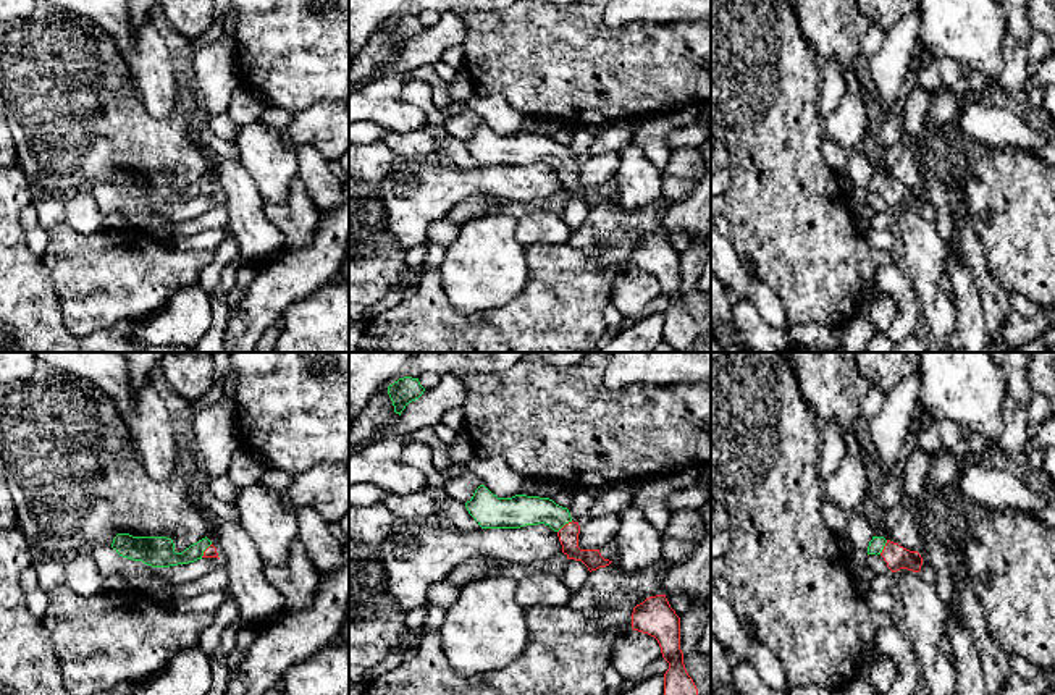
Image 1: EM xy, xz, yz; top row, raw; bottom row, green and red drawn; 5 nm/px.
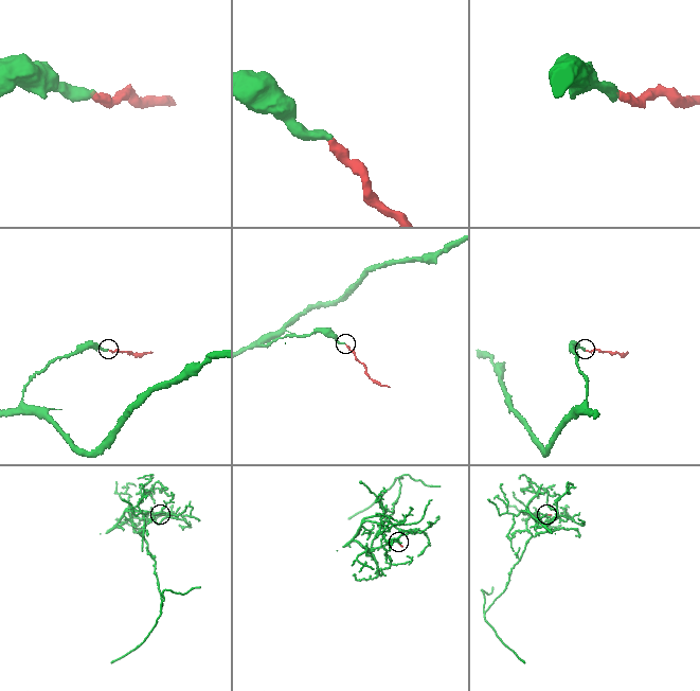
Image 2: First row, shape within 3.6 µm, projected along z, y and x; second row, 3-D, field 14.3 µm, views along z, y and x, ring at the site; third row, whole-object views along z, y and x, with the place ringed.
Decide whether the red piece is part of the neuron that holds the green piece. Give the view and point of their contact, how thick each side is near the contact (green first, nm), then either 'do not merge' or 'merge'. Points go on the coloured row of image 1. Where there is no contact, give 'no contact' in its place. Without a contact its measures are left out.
meets green in xz at (564, 524); 160 nm thick on the green side, 100 nm on the other; merge

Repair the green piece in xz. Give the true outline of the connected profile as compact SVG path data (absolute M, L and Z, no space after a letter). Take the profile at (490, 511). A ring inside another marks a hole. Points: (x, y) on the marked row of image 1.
M480 485L472 499L465 503L469 514L481 529L520 529L525 525L549 525L559 537L567 559L582 561L588 571L609 566L599 550L580 550L580 525L574 522L567 508L549 498L515 495L498 498L485 485Z

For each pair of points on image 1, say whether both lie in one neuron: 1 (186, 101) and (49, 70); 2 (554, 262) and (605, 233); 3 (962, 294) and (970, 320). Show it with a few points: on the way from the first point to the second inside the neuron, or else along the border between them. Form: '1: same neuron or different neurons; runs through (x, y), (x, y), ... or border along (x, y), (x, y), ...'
1: same neuron; runs through (159, 126), (105, 126), (84, 105)
2: different neurons; border along (566, 244), (611, 267)
3: same neuron; runs through (966, 301), (968, 314)

